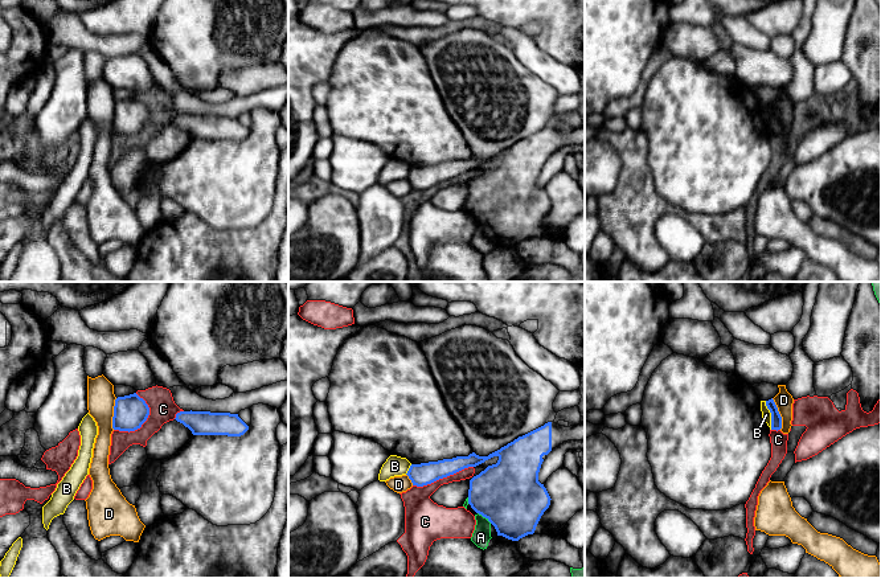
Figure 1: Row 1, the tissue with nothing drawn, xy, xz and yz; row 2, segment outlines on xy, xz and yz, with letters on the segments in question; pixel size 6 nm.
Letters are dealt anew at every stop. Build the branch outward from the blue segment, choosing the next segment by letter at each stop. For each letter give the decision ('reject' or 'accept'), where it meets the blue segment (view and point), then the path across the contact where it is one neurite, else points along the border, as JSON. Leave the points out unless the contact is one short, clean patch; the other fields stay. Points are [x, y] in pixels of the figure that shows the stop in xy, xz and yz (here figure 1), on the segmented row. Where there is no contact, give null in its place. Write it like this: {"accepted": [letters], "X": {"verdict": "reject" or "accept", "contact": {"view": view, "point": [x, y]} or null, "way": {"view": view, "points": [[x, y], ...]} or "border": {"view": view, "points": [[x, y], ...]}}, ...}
{"accepted": [], "A": {"verdict": "reject", "contact": {"view": "xz", "point": [484, 516]}}, "B": {"verdict": "reject", "contact": {"view": "yz", "point": [771, 415]}, "border": {"view": "yz", "points": [[765, 401], [770, 413], [771, 429]]}}, "C": {"verdict": "reject", "contact": {"view": "xy", "point": [143, 422]}}, "D": {"verdict": "reject", "contact": {"view": "xy", "point": [114, 414]}, "border": {"view": "xy", "points": [[117, 398], [113, 406], [113, 429]]}}}

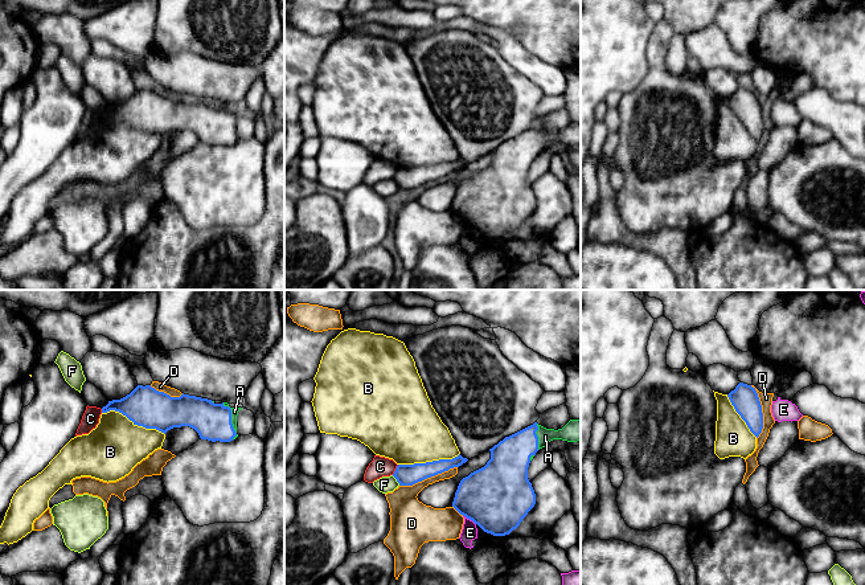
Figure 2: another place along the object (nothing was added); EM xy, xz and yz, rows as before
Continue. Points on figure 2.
{"accepted": ["A"], "A": {"verdict": "accept", "contact": {"view": "xy", "point": [230, 420]}}, "B": {"verdict": "reject", "contact": {"view": "xy", "point": [134, 422]}}, "C": {"verdict": "reject", "contact": {"view": "xz", "point": [396, 470]}, "border": {"view": "xz", "points": [[398, 465], [392, 474]]}}, "D": {"verdict": "reject", "contact": {"view": "xz", "point": [427, 477]}}, "E": {"verdict": "reject", "contact": {"view": "xz", "point": [470, 519]}}, "F": {"verdict": "reject", "contact": {"view": "xz", "point": [397, 481]}, "border": {"view": "xz", "points": [[392, 475], [400, 485]]}}}

